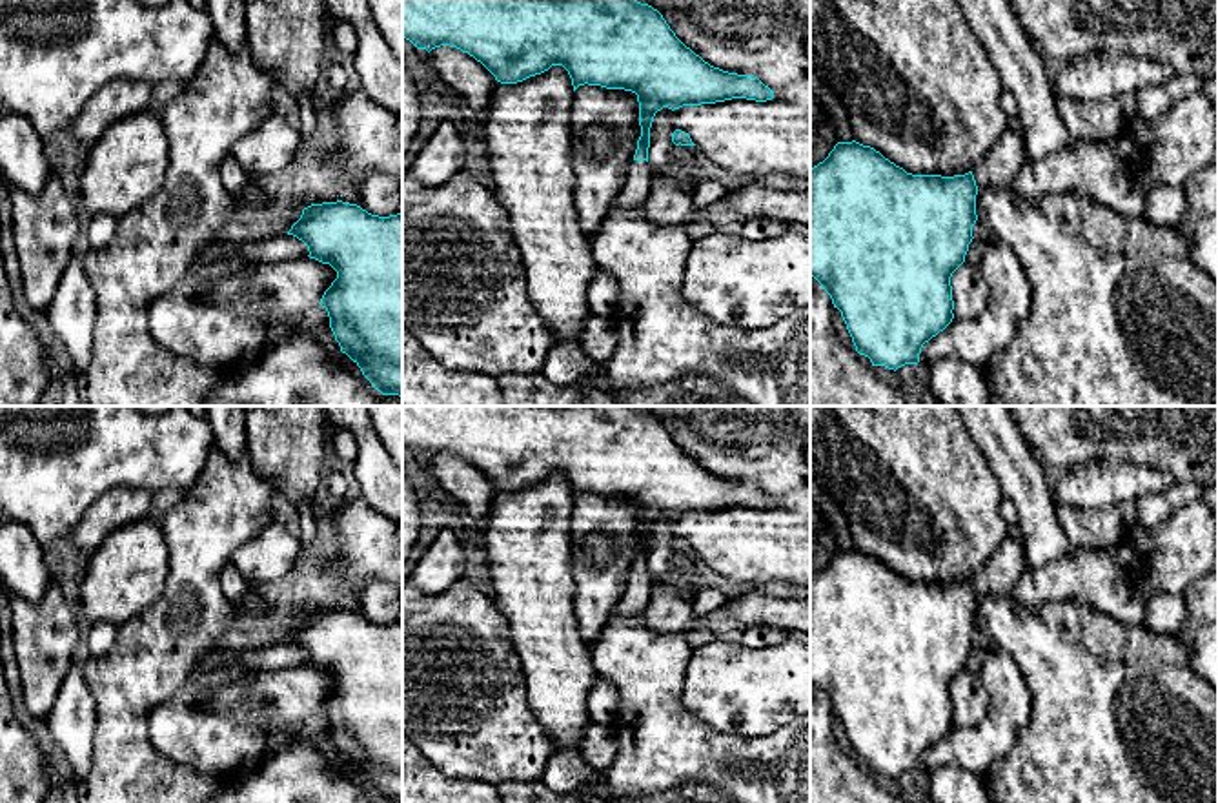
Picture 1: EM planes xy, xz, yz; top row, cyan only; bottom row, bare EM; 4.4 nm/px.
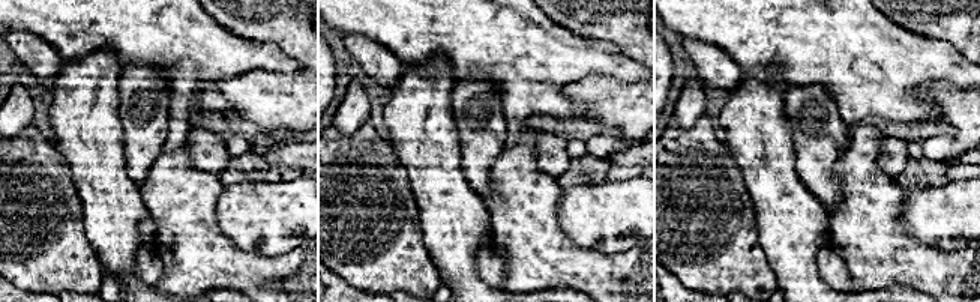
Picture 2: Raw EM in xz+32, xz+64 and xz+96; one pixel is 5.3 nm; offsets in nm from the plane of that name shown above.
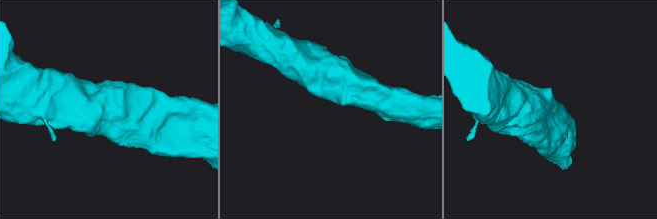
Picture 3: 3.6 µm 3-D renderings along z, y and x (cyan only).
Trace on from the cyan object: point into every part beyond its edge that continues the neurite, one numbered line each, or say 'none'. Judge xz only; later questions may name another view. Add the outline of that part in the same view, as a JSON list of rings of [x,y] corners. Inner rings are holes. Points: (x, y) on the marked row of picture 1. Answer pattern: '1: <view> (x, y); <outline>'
1: xz (639, 182); [[[632,160],[628,178],[621,193],[615,197],[614,209],[626,209],[645,204],[655,180],[646,160]]]

